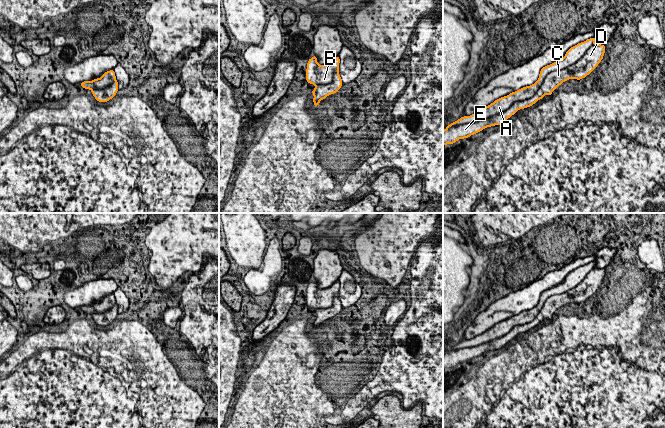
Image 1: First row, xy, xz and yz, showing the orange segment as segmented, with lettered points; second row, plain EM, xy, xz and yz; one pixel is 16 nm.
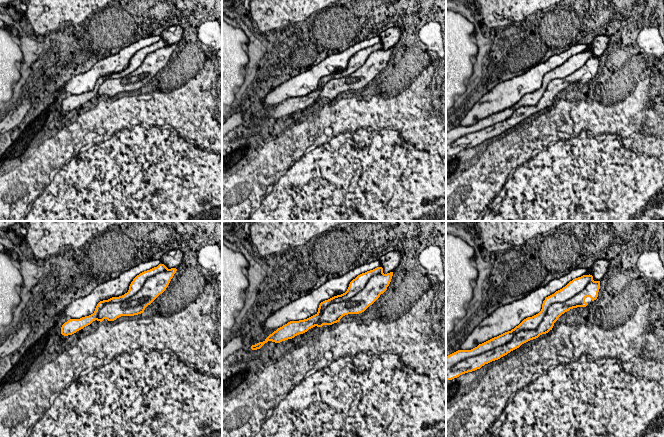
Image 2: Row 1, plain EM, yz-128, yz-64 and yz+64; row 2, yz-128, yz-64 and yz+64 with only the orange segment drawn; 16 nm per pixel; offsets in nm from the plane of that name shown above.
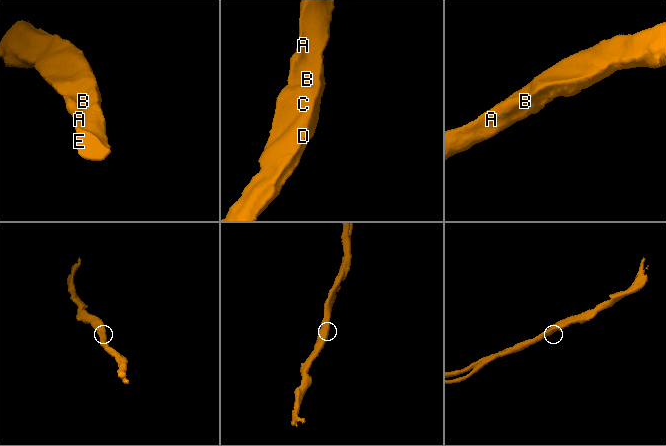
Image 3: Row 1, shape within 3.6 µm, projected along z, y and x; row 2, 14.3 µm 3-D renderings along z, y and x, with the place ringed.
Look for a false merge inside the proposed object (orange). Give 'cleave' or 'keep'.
cleave

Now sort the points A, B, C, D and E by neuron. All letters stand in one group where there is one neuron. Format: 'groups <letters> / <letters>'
groups A B / C D E

